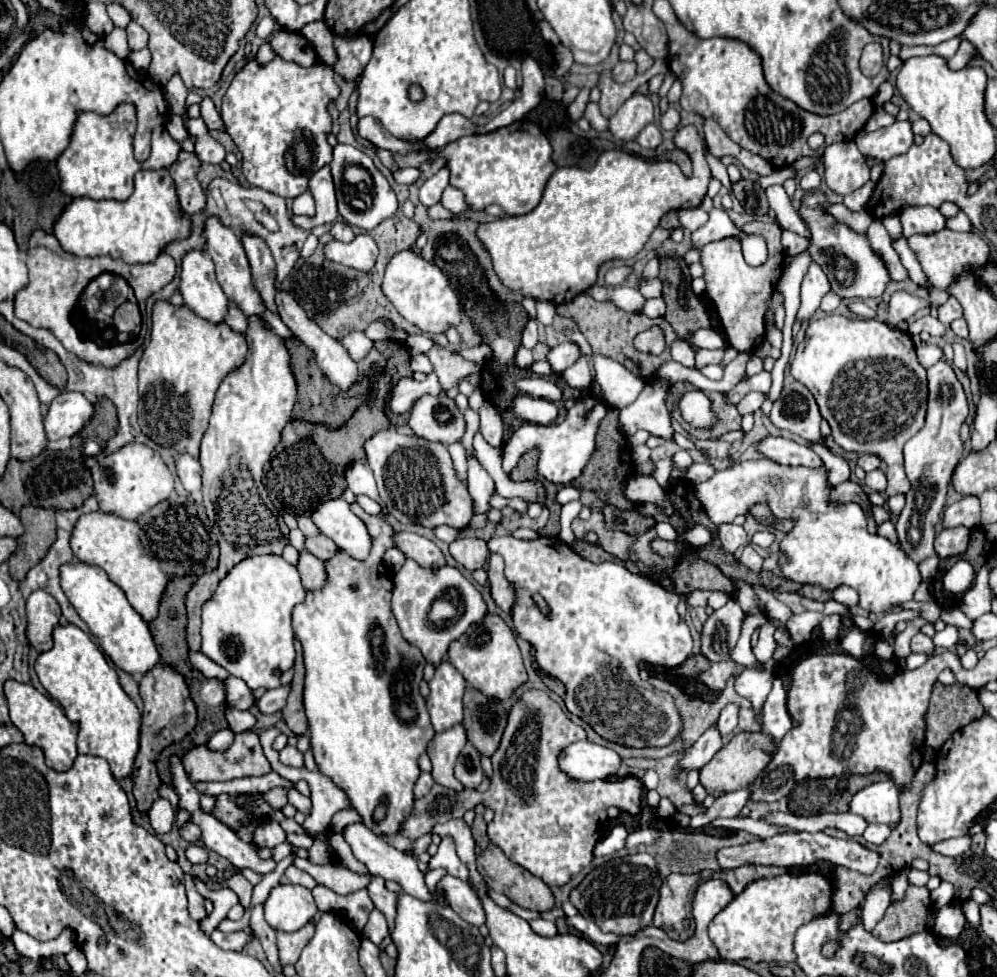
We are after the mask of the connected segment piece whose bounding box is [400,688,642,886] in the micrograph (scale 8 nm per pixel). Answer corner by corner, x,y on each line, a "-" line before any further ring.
534,688
526,690
510,708
502,742
492,756
494,778
488,792
454,792
434,784
424,798
416,798
412,814
400,826
400,834
416,840
430,834
438,822
458,818
478,802
484,802
494,810
494,820
488,830
490,840
500,846
512,862
542,878
548,886
566,884
590,864
592,850
602,838
608,820
606,810
618,806
630,814
638,814
642,798
642,784
638,778
630,776
626,782
584,782
560,770
560,752
576,740
586,740
584,728
574,724
546,692

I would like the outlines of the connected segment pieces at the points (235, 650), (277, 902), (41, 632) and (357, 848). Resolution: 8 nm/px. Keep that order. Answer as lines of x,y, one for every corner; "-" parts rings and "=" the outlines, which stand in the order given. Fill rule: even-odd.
264,554
248,556
238,562
218,584
212,598
202,606
202,652
226,668
232,676
242,678
248,688
278,688
282,672
294,666
294,632
290,624
290,614
294,604
302,602
306,590
300,582
296,566
288,564
282,556
=
278,884
264,902
266,922
276,930
294,932
310,922
316,914
312,892
300,884
=
36,590
26,600
26,638
38,652
46,652
52,646
52,630
60,624
60,606
54,596
44,590
=
356,822
356,824
346,826
344,832
342,832
342,836
344,836
344,840
350,844
354,858
356,858
358,862
362,862
362,864
368,868
370,874
378,874
378,876
382,876
384,880
394,880
394,882
398,882
398,884
402,886
402,892
406,892
406,894
410,894
410,896
414,896
414,898
420,898
420,900
432,900
432,898
436,898
438,902
444,902
444,896
442,896
440,892
436,892
436,896
432,896
432,894
428,892
428,888
426,888
426,884
424,884
424,874
418,870
414,856
406,856
404,852
392,848
382,836
374,834
374,832
372,832
370,828
366,828
362,822

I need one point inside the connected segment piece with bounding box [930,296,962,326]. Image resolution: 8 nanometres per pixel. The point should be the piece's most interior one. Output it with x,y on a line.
951,310

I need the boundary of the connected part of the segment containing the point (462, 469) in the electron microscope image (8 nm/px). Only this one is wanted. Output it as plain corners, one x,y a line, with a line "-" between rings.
454,442
448,446
448,452
452,456
452,462
454,462
454,468
458,470
458,478
466,480
466,450
462,446
462,442

